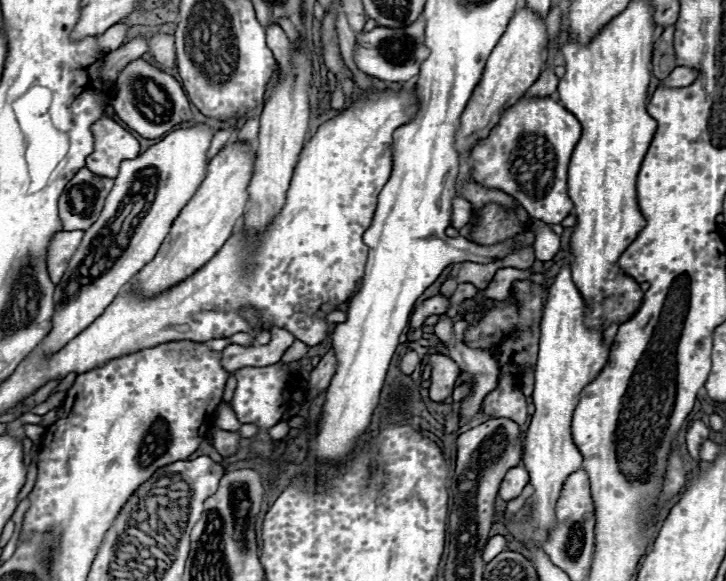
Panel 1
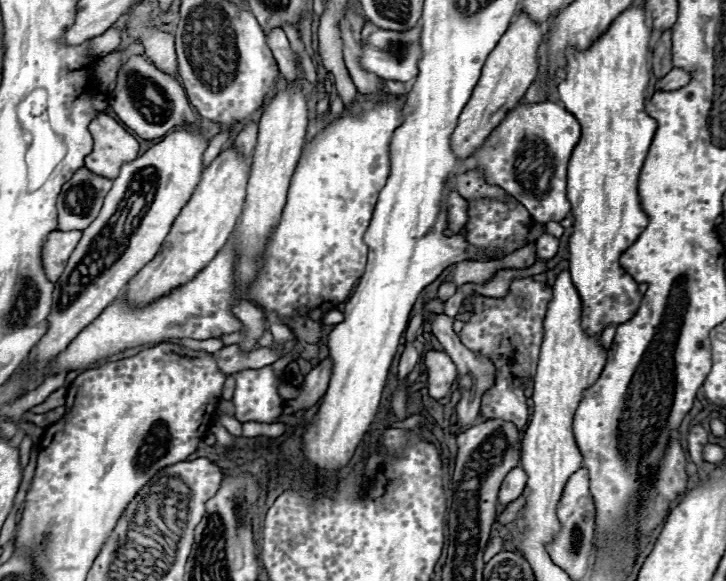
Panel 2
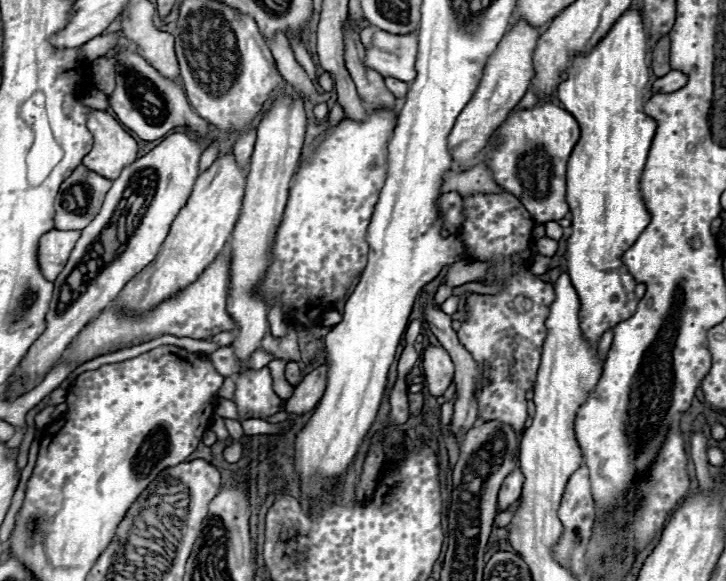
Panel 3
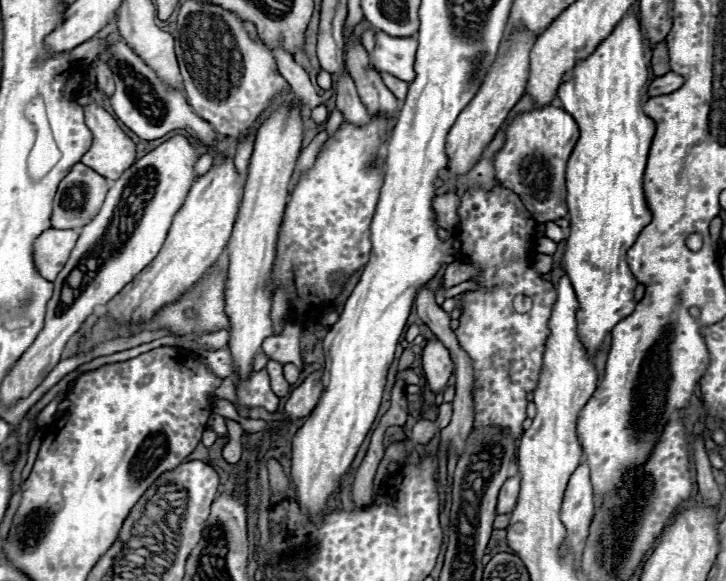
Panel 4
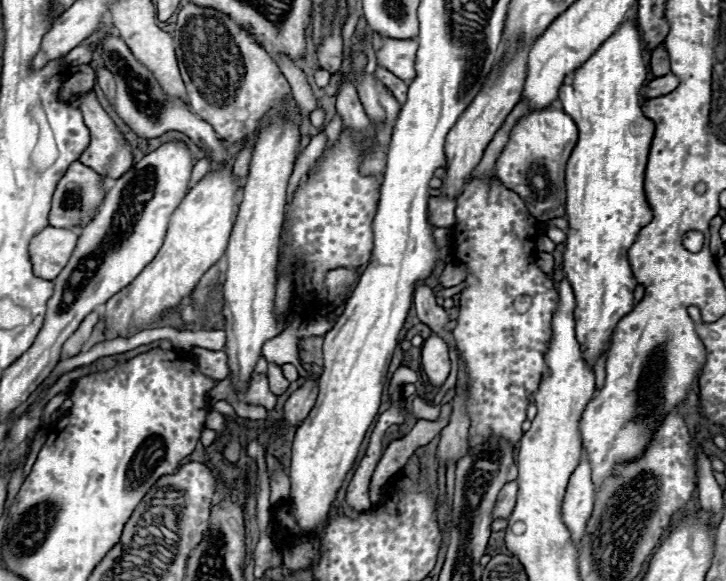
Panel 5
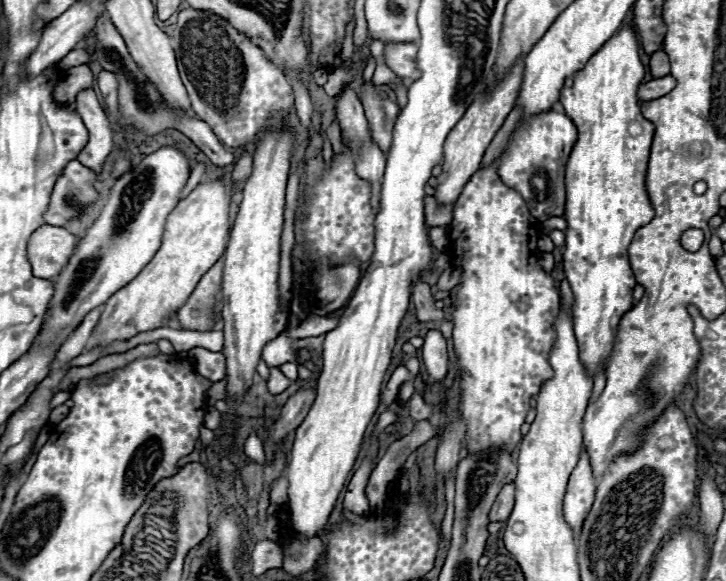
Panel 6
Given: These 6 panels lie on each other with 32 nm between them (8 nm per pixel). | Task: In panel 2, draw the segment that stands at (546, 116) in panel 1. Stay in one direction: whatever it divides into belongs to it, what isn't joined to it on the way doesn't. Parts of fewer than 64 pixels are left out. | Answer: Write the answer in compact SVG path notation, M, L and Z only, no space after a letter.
M538 102L538 104L518 104L514 110L506 114L498 128L488 136L482 148L476 150L476 166L486 174L490 184L504 188L510 196L514 196L536 222L560 222L570 212L570 202L566 198L566 166L570 154L580 140L580 124L578 120L560 108L554 102Z

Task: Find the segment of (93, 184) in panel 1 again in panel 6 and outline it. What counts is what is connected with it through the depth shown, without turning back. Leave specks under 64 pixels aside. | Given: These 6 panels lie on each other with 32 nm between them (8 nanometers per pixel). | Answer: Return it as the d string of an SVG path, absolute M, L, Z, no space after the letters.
M70 160L52 188L50 204L44 212L44 222L50 226L64 226L78 214L80 208L94 202L96 190L92 182L94 172L82 166L78 160Z

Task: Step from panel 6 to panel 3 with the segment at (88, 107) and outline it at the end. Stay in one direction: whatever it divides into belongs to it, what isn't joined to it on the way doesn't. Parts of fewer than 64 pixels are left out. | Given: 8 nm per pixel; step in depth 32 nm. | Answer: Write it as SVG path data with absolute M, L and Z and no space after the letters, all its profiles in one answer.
M90 108L88 128L94 134L94 146L82 158L82 164L100 172L100 176L108 180L116 180L116 176L120 176L120 172L136 160L136 140L104 110Z

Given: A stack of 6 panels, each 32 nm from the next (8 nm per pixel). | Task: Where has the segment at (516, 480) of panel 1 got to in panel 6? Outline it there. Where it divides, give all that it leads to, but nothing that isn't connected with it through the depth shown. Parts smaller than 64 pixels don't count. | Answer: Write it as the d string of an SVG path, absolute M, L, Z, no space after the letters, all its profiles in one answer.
M506 484L496 498L496 502L488 514L488 520L490 522L506 522L508 516L512 514L512 508L514 508L514 484Z

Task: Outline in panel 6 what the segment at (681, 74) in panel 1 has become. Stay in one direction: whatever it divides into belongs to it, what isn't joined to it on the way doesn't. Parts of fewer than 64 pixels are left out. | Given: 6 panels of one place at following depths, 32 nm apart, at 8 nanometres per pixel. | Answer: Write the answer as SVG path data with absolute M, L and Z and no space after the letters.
M664 76L664 78L658 78L658 80L650 80L650 82L644 82L638 86L638 98L648 102L648 100L656 100L664 94L668 94L672 88L676 86L676 80L672 76Z

